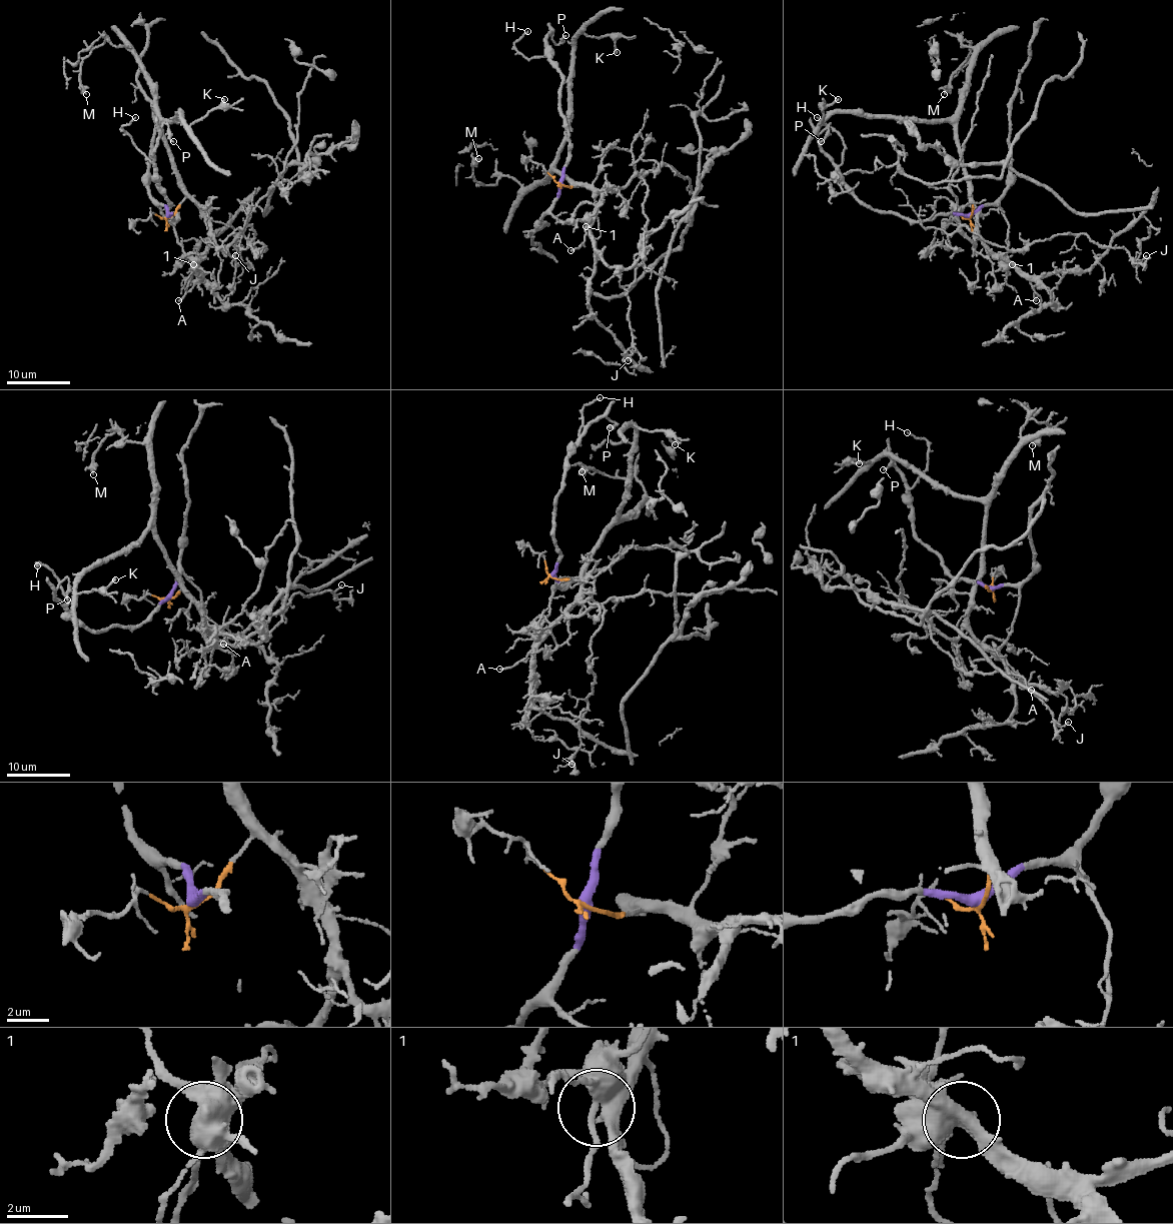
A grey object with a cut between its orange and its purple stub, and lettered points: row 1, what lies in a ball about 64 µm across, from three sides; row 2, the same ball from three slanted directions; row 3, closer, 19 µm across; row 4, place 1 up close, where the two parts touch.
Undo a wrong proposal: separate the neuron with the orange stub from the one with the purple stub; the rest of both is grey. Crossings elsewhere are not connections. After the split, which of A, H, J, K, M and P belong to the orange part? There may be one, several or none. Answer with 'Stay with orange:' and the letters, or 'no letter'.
Stay with orange: J, K, M

